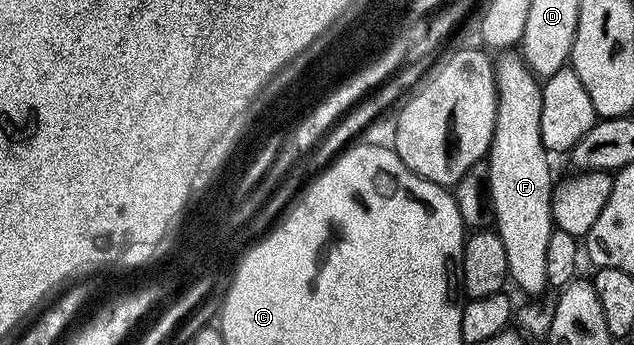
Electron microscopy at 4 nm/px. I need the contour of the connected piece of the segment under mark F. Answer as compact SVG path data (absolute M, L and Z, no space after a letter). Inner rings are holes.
M504 53L501 59L495 60L496 68L496 128L494 129L494 137L492 144L488 146L488 154L486 156L486 166L488 169L487 185L488 198L492 205L492 214L494 216L494 230L496 234L502 237L502 245L506 245L506 261L508 262L508 278L514 284L517 283L528 297L540 297L549 290L548 270L546 269L546 245L550 245L550 233L554 230L552 221L552 189L554 186L554 178L552 179L552 163L550 160L550 152L544 147L542 141L542 86L541 80L532 74L532 70L528 68L523 58L516 53Z

